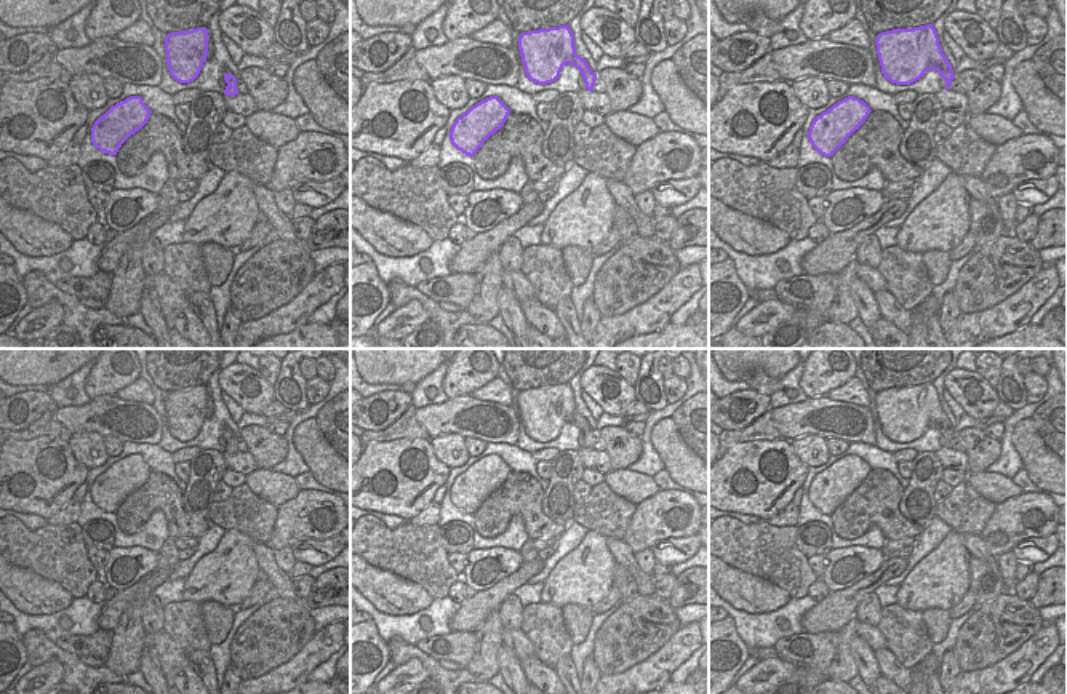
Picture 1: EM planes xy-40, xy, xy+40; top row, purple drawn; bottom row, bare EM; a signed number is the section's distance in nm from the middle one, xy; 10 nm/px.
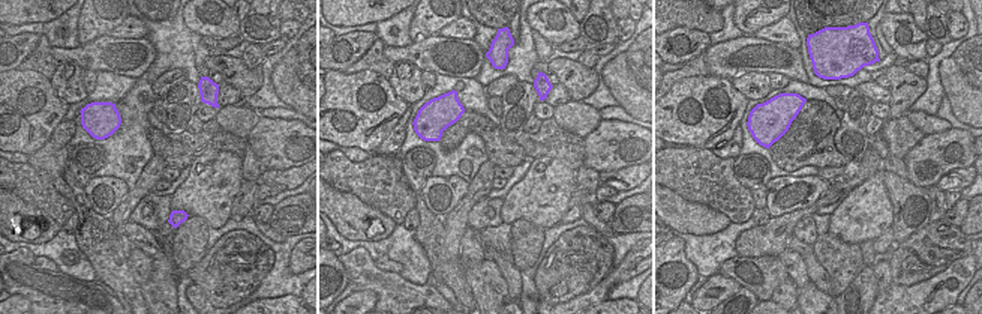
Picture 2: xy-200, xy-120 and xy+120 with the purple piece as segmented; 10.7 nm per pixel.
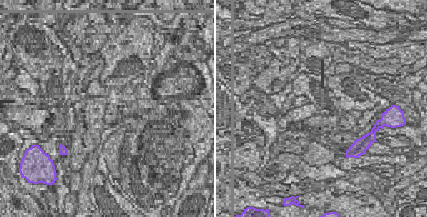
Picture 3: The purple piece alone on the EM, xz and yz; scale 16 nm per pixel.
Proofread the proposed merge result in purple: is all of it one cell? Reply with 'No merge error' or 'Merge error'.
No merge error

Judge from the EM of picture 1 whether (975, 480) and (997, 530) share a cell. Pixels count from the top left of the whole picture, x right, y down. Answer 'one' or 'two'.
two

